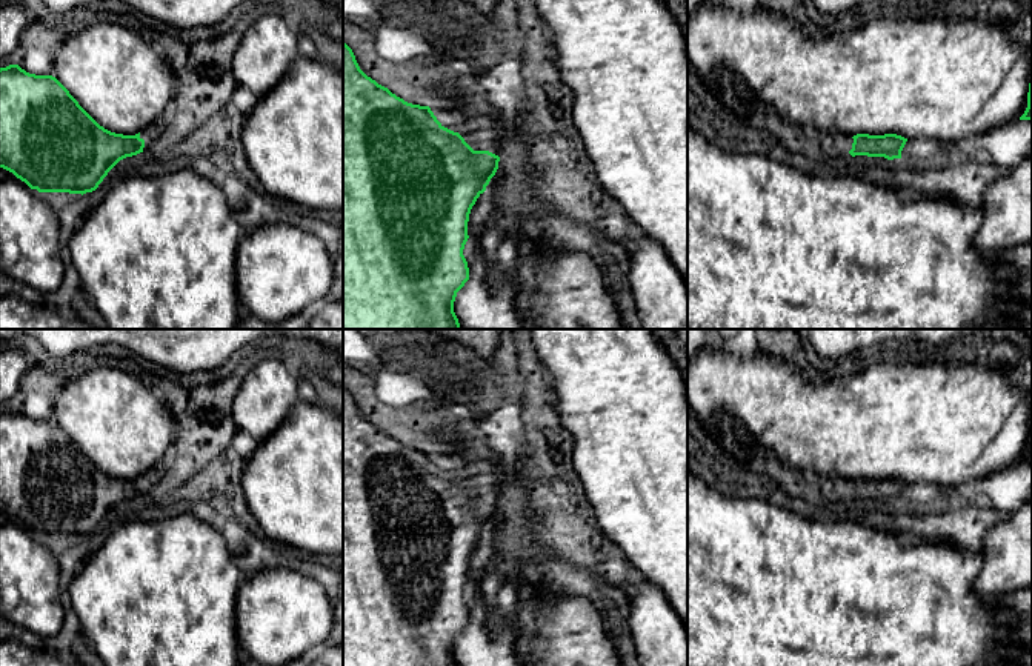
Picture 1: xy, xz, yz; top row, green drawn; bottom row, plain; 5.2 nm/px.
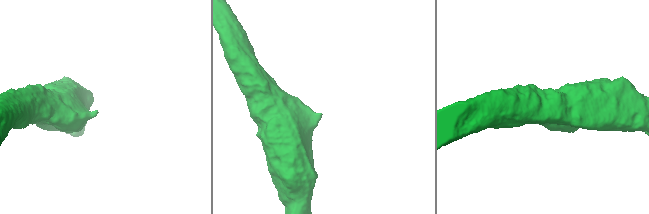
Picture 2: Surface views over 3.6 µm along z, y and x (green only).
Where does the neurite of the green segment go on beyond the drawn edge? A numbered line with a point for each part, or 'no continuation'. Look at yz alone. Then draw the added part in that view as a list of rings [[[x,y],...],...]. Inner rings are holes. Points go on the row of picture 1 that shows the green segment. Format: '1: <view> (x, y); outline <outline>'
1: yz (831, 146); outline [[[815,134],[815,149],[823,160],[841,160],[852,149],[854,138],[849,134]]]

